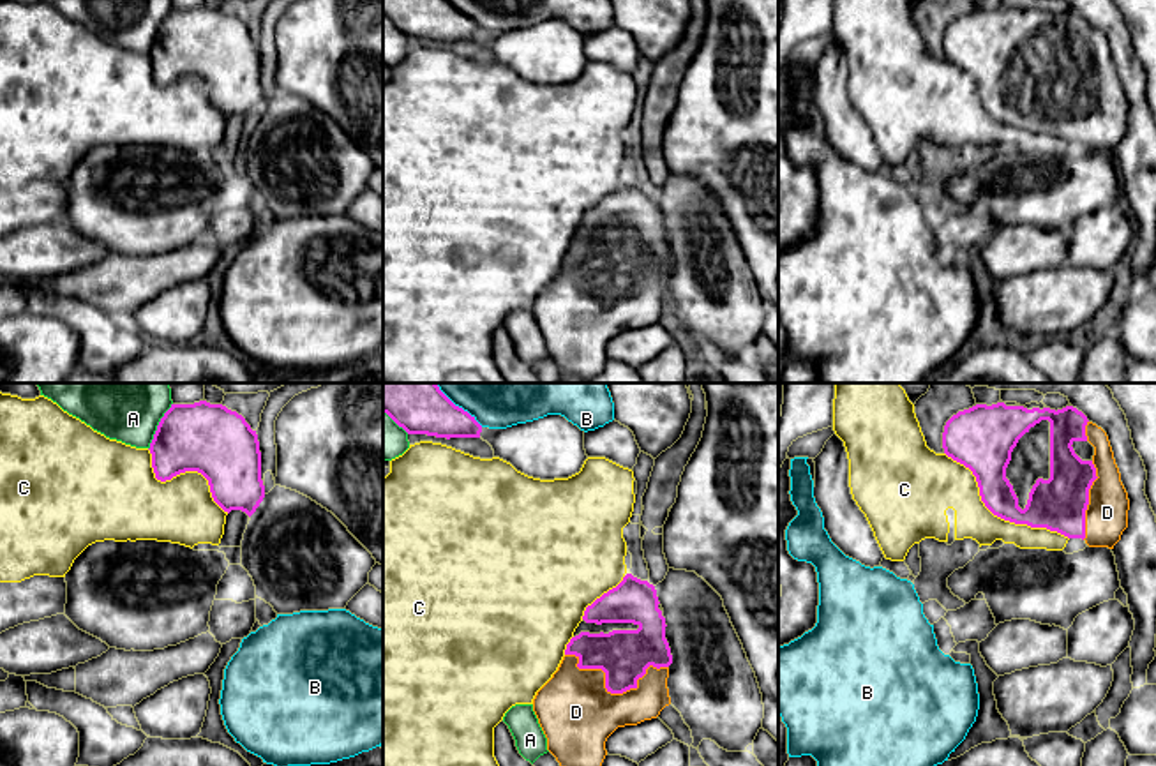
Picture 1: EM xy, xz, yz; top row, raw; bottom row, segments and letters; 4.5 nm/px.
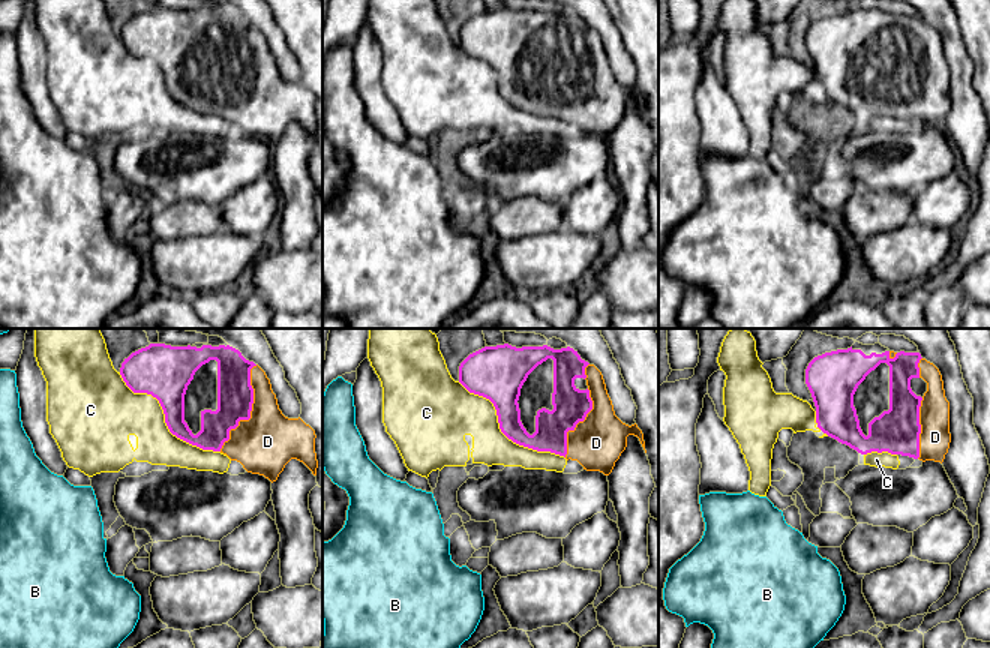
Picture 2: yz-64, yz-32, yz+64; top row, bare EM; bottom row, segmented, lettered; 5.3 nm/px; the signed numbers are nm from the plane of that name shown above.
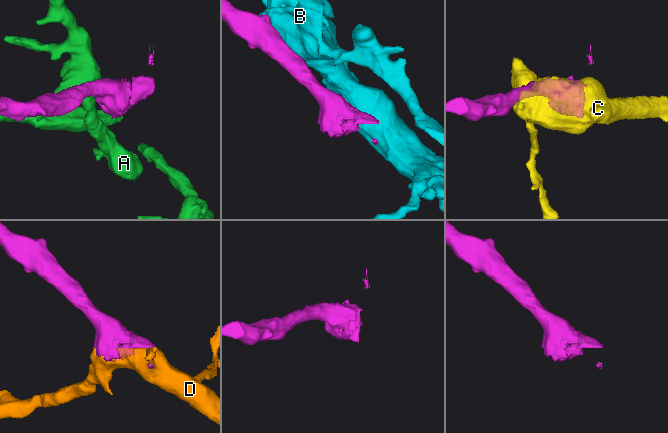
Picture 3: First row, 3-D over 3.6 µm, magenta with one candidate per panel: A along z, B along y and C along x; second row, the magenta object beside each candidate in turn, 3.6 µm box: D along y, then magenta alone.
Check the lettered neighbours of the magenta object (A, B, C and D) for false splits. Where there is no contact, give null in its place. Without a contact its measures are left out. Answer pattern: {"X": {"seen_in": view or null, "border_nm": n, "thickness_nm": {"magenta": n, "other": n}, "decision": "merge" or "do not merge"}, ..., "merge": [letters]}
{"A": {"seen_in": "xy", "border_nm": 240, "thickness_nm": {"magenta": 320, "other": 440}, "decision": "do not merge"}, "B": {"seen_in": "xz", "border_nm": 300, "thickness_nm": {"magenta": 280, "other": 400}, "decision": "do not merge"}, "C": {"seen_in": "yz", "border_nm": 700, "thickness_nm": {"magenta": 220, "other": 200}, "decision": "do not merge"}, "D": {"seen_in": "xz", "border_nm": 480, "thickness_nm": {"magenta": 240, "other": 340}, "decision": "merge"}, "merge": ["D"]}

